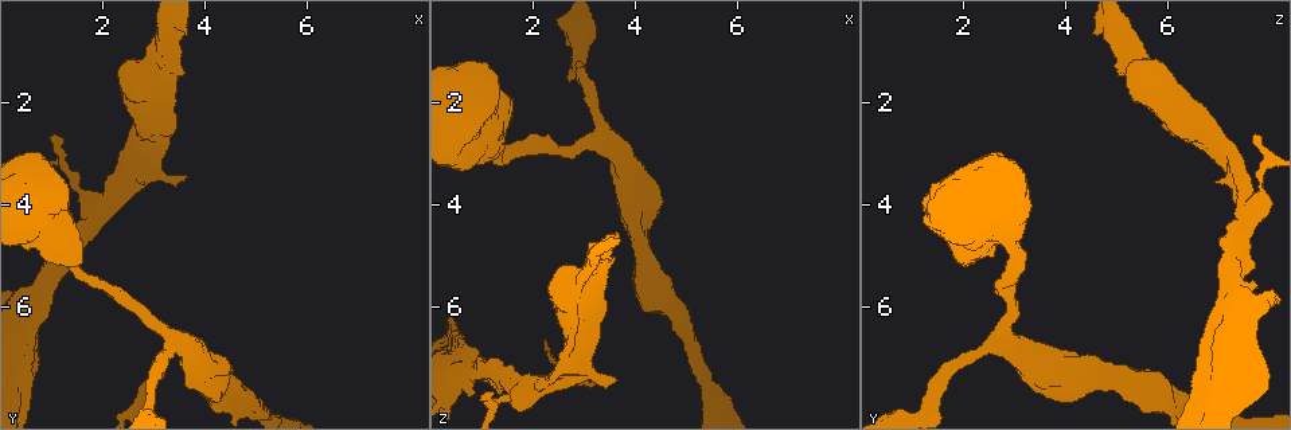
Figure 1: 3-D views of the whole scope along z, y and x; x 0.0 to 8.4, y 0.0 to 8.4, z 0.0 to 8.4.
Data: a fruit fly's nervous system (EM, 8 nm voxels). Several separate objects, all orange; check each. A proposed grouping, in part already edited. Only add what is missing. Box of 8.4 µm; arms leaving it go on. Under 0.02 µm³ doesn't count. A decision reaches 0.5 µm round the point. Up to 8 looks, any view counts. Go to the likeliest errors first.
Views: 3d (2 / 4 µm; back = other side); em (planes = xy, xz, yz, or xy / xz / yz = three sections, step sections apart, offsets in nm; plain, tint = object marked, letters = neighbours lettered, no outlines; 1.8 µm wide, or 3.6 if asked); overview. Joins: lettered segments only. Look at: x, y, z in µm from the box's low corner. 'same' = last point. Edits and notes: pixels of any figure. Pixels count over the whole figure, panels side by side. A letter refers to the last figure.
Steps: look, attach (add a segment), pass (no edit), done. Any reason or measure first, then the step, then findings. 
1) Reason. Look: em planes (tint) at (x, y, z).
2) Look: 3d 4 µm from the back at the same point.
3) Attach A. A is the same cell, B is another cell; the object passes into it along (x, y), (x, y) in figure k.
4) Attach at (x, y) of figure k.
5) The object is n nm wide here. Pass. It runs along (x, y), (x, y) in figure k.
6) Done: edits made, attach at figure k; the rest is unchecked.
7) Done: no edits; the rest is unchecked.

An open end. Look: 3d 4 µm from the back at (3.55, 3.45, 7.50).

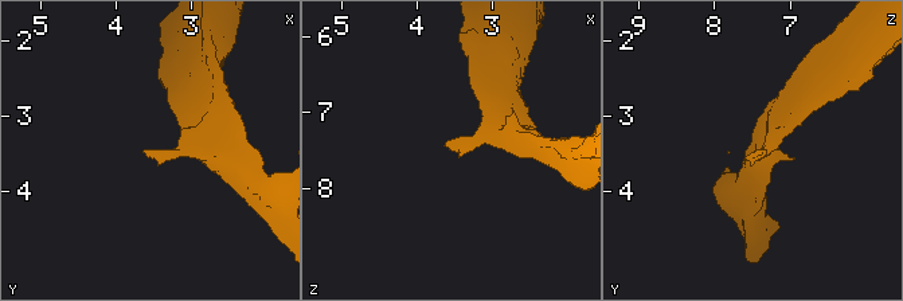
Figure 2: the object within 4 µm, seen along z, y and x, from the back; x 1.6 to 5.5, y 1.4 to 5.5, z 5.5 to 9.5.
Need the tissue. Look: em planes (plain) at (3.60, 3.50, 7.50).

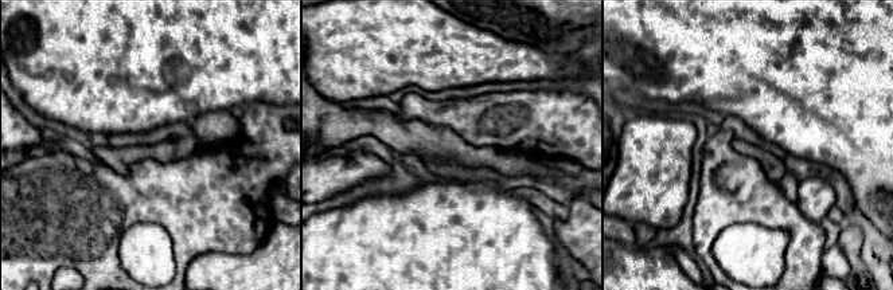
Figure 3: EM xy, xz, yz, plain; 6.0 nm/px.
See the neighbours. Look: em planes (letters) at the same point.

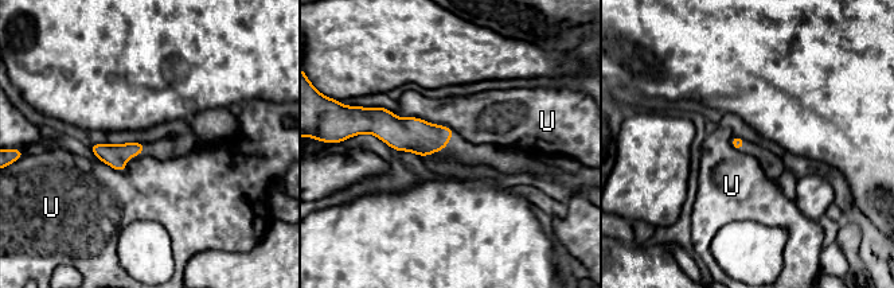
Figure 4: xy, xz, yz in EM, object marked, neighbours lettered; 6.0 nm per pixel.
Pass. U is another cell; no lettered segment goes on from it.

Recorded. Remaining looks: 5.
Look: 3d 4 µm at (3.00, 1.30, 5.40).

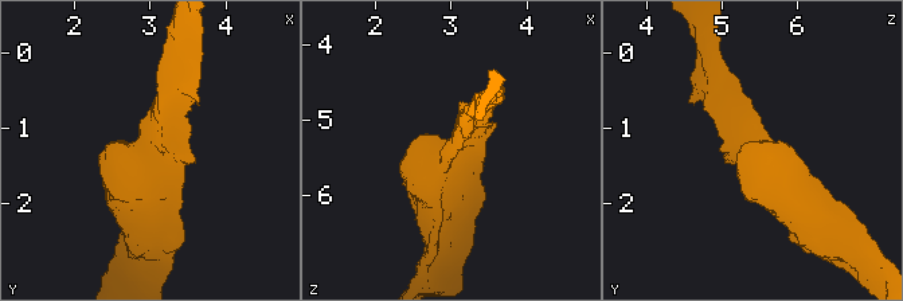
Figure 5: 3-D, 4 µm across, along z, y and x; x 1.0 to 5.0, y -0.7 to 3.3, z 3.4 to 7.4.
Look: em 3.6 µm planes (letters) at (3.00, 1.35, 5.40).

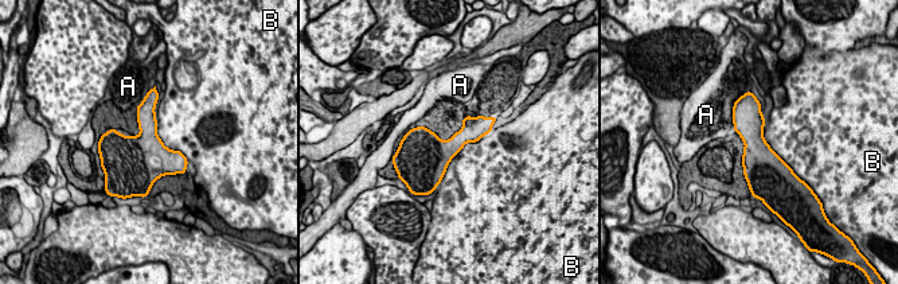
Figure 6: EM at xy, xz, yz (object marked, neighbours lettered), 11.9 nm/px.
The longest contact is with B, 950 nm. Pass. A and B are other cells; a border runs along (491, 129), (463, 147), (437, 186) in figure 6; no lettered segment goes on from it.

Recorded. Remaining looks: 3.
Three-way junction. Look: em planes (letters) at (3.40, 6.70, 2.75).

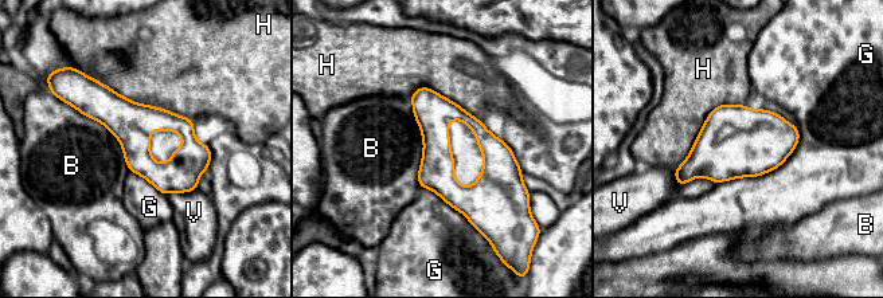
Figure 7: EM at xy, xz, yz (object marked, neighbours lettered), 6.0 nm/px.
Pass. B, G, H and V are other cells; a border runs along (61, 100), (114, 136), (129, 171) in figure 7; no lettered segment goes on from it.

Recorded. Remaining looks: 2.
Free end. Look: em 3.6 µm planes (plain) at (0.65, 6.50, 6.70).

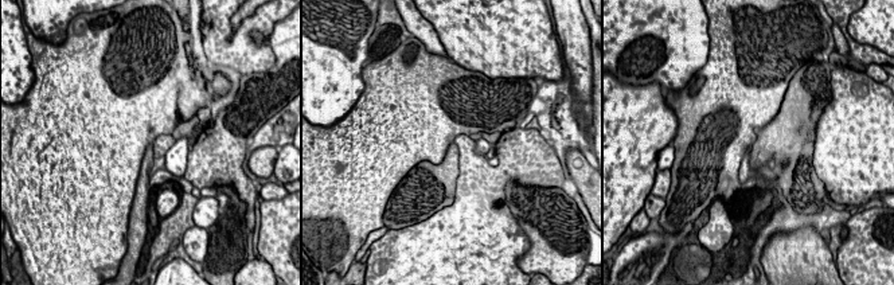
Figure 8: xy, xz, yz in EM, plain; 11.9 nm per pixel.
See the neighbours. Look: em 3.6 µm planes (letters) at the same point.

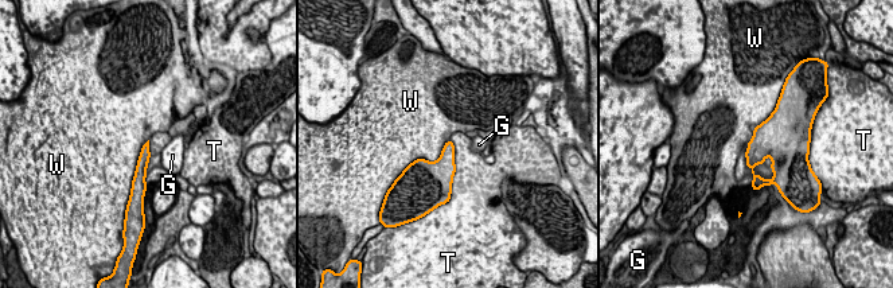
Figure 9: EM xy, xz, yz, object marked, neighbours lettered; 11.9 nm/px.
Pass. G, T and W are other cells; a border runs along (449, 139), (435, 160), (408, 164) in figure 9; no lettered segment goes on from it.

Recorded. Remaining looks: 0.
Done: no edits; the rest is unchecked.

